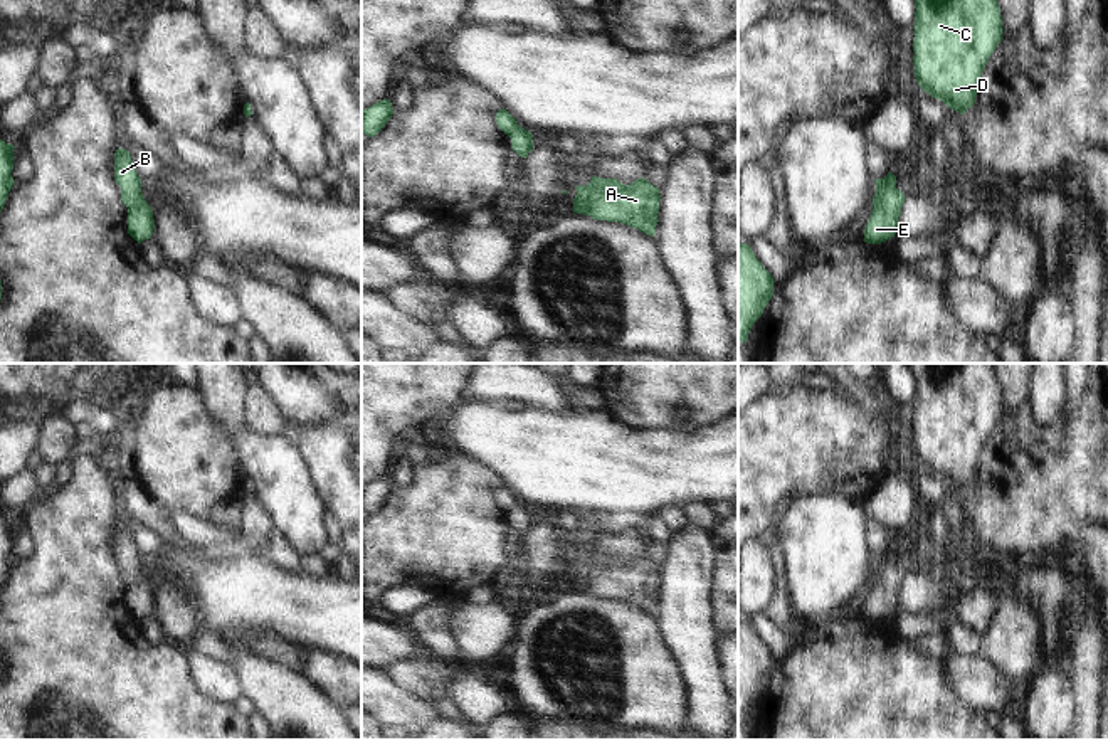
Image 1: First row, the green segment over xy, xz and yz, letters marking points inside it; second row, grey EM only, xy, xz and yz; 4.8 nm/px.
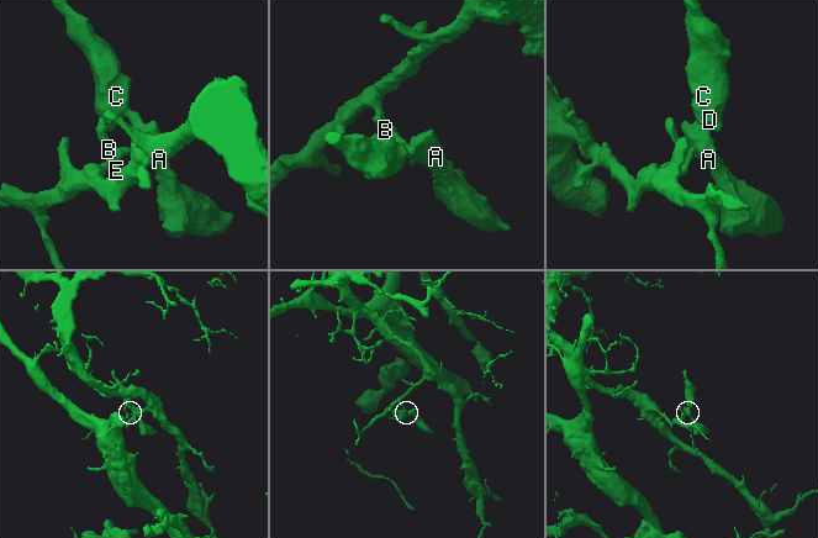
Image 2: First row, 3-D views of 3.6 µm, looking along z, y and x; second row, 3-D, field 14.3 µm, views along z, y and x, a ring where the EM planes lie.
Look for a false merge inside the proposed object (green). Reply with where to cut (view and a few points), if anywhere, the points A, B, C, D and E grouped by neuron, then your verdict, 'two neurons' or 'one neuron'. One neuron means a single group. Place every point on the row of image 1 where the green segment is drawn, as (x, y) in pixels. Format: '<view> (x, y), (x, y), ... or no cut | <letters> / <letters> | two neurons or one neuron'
xy (142, 194), (140, 200), (128, 211) | A C D E / B | two neurons

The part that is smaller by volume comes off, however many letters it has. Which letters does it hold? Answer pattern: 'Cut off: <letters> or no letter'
Cut off: A, C, D, E

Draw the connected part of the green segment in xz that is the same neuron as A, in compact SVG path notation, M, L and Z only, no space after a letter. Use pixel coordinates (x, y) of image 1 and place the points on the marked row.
M592 177L588 185L578 185L575 190L573 214L620 222L654 237L661 195L644 177L631 185L617 178Z

